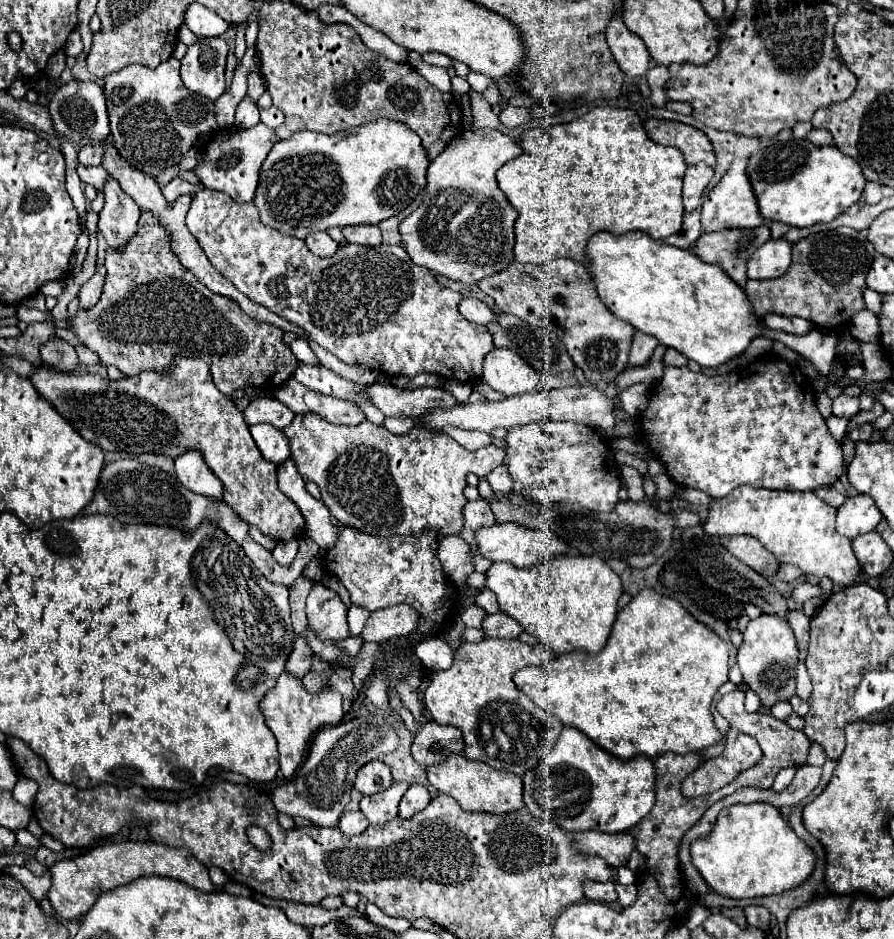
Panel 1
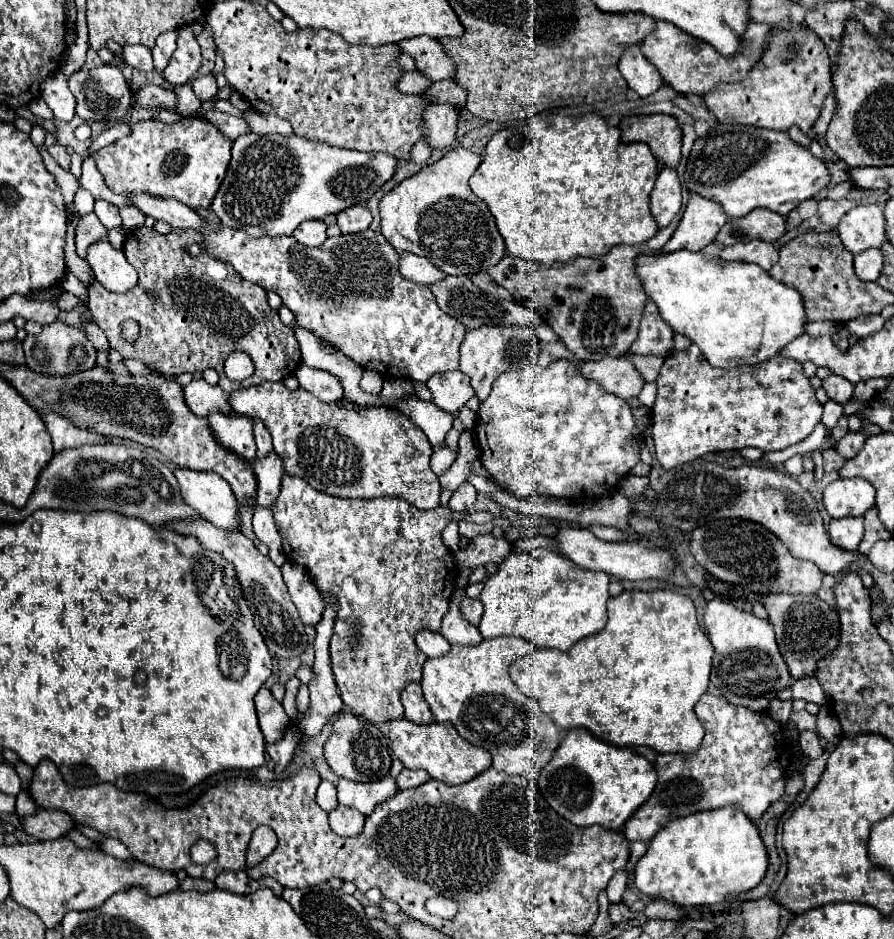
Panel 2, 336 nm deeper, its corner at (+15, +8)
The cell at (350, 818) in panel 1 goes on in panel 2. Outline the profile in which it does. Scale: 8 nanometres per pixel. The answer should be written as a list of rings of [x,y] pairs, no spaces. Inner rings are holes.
[[[338,805],[332,813],[330,813],[330,827],[336,835],[342,837],[356,837],[362,833],[364,829],[364,815],[352,807],[344,807]]]

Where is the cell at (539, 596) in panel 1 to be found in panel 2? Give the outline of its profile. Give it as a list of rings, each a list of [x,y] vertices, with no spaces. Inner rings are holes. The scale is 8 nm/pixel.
[[[534,549],[526,553],[512,553],[500,565],[498,573],[486,579],[484,591],[480,595],[484,605],[484,615],[480,619],[480,633],[484,639],[514,635],[528,639],[534,647],[552,647],[568,651],[580,639],[598,633],[606,625],[606,601],[608,601],[608,583],[610,577],[600,571],[588,571],[570,559],[562,557],[552,549]]]

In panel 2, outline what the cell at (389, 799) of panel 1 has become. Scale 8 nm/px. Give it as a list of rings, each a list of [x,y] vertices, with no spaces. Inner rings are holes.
[[[340,777],[336,789],[338,789],[338,803],[354,807],[362,815],[372,815],[376,805],[392,799],[398,791],[396,781],[392,777],[384,777],[374,783],[356,783]]]

